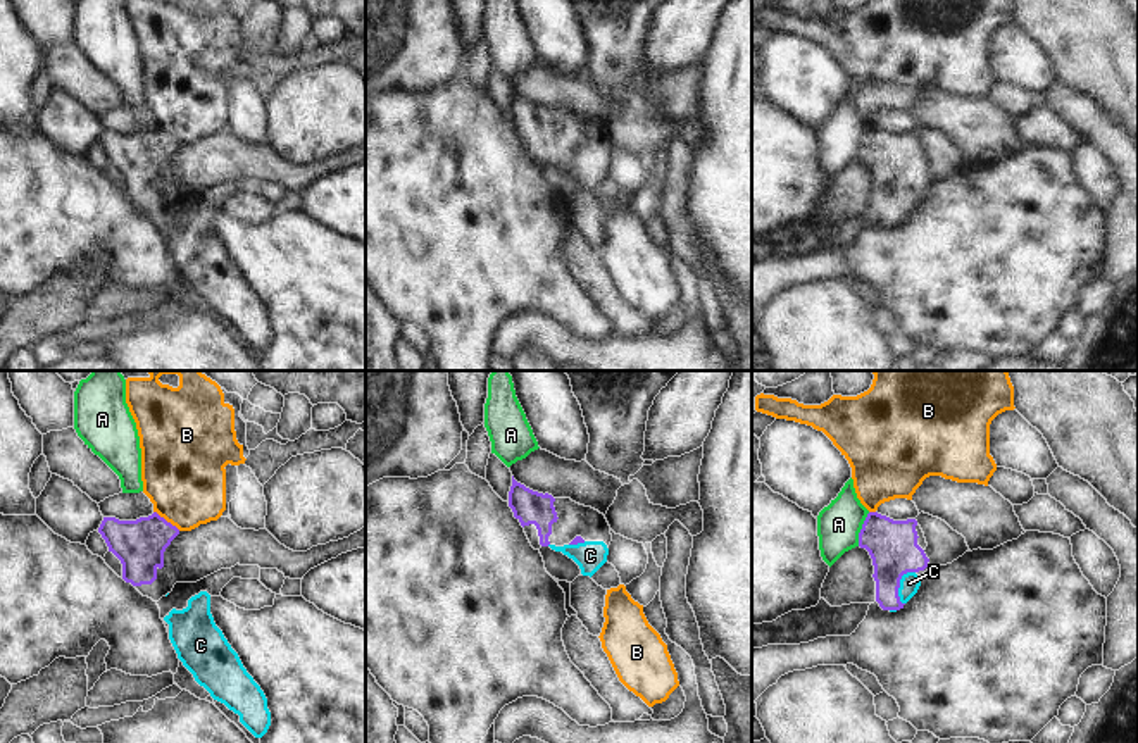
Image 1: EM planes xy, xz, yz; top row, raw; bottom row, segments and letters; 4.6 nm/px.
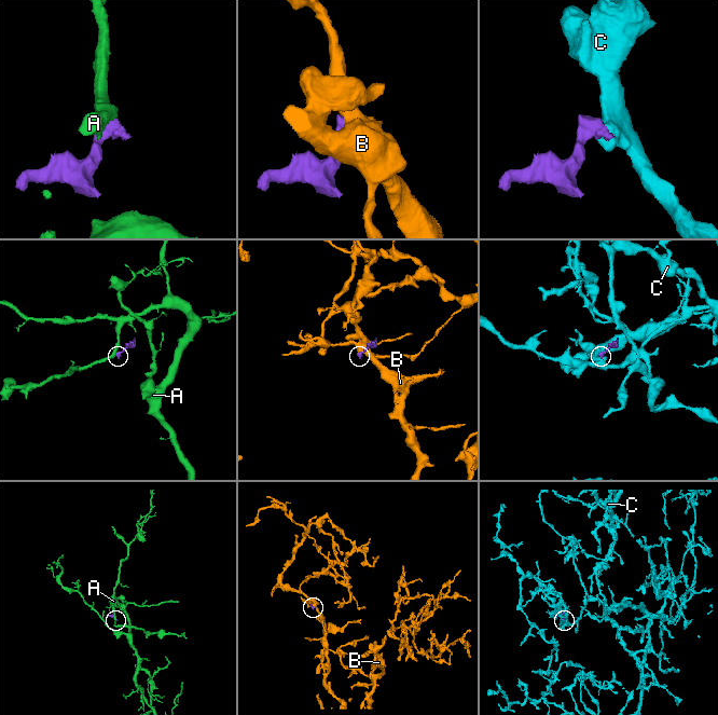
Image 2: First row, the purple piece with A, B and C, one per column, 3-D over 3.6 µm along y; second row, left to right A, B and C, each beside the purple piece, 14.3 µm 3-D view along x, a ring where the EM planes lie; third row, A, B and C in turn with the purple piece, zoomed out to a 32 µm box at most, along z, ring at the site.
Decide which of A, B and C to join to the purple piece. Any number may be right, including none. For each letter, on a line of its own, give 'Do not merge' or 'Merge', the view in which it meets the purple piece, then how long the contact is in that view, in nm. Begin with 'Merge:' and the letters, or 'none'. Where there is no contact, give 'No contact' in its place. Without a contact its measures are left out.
Merge: C
A: Do not merge. Touches purple in yz. Shared border 170 nm
B: Do not merge. Touches purple in xy. Shared border 160 nm
C: Merge. Touches purple in yz. Shared border 170 nm.

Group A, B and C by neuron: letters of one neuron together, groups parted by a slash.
A / B / C

